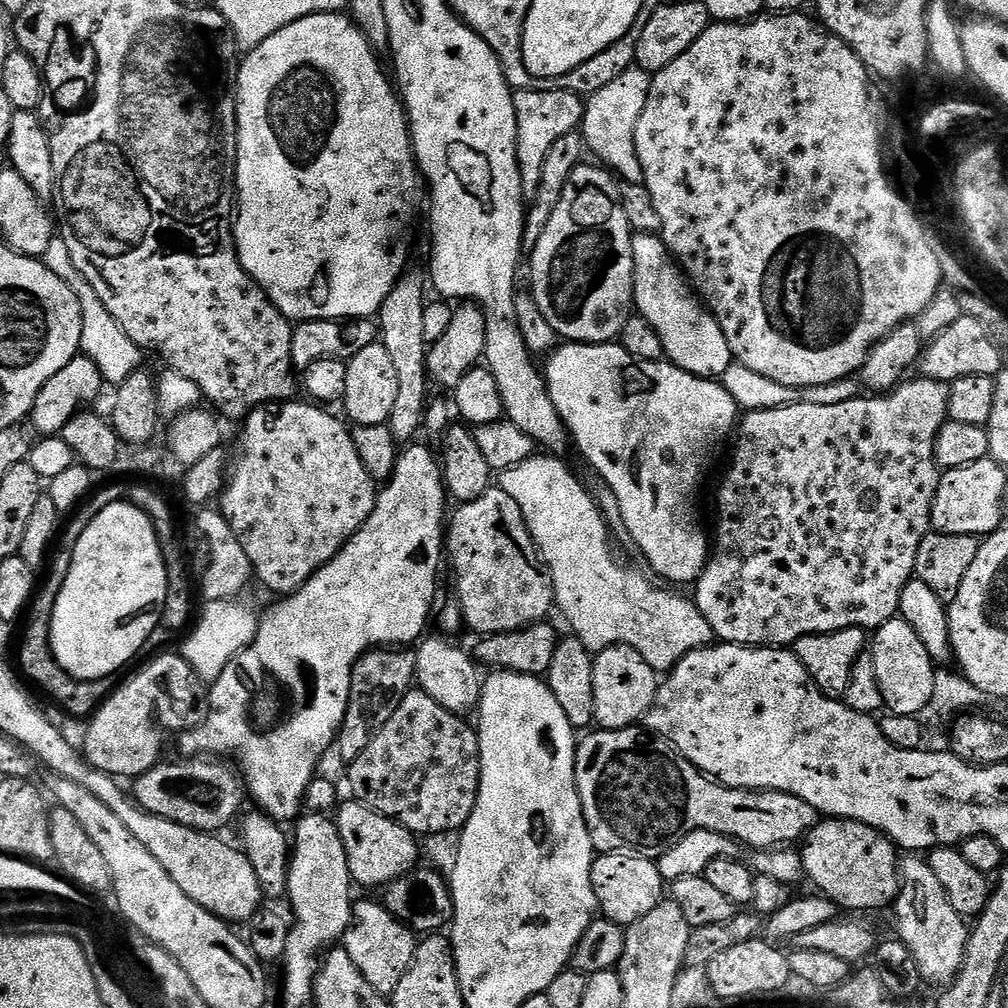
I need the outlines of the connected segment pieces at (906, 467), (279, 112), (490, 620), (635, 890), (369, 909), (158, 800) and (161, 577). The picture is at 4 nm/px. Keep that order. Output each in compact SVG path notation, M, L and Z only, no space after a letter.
M908 378L899 386L892 389L891 392L880 395L873 395L872 400L863 400L857 398L850 402L838 402L838 406L782 406L774 410L754 410L753 412L744 412L739 417L738 427L734 432L734 441L736 440L736 449L732 452L732 465L728 468L728 473L724 476L724 481L720 484L720 489L716 492L716 508L720 511L720 517L716 520L716 536L714 532L714 543L710 548L708 565L700 575L700 579L694 585L694 599L698 610L702 610L702 618L710 622L710 630L717 641L726 644L742 644L745 646L792 646L795 645L798 638L809 636L810 634L826 634L827 632L837 632L847 628L862 628L865 630L875 630L880 628L887 620L897 619L902 602L902 590L914 579L916 574L916 563L918 562L918 546L922 546L922 538L932 527L932 507L934 506L934 494L938 490L938 482L942 475L942 469L936 462L934 454L934 442L938 438L938 430L948 419L948 384L942 380L925 380L923 378Z
M323 12L322 14L314 14L313 16L302 18L290 26L278 30L278 34L270 34L270 38L266 38L266 42L262 42L257 48L251 49L245 56L248 57L245 60L243 57L236 74L236 190L238 193L238 207L234 212L234 235L236 237L236 252L240 255L240 265L255 278L258 286L272 299L276 309L293 322L303 322L305 320L358 320L375 317L379 313L382 302L386 302L386 294L390 294L390 290L394 290L396 281L404 275L409 267L408 252L404 249L403 238L400 237L400 224L410 223L416 216L416 207L420 204L422 173L412 151L412 137L408 130L408 113L404 111L403 99L398 95L389 73L388 76L384 73L384 68L380 65L381 57L376 49L370 46L370 42L362 34L362 30L358 30L356 23L347 15L338 12Z
M493 486L486 490L486 494L482 494L482 498L478 498L474 502L466 502L459 505L455 509L457 512L451 513L450 519L446 524L446 560L452 563L452 576L456 579L456 596L460 606L460 613L464 615L464 624L472 632L477 632L477 637L483 638L493 636L494 634L502 634L503 632L519 632L525 628L530 628L534 624L538 624L549 619L548 611L553 611L556 595L552 589L552 579L548 577L548 569L543 560L540 558L540 552L536 549L536 544L532 541L530 530L526 526L526 522L522 518L522 510L518 506L518 502L514 502L514 498L510 498L510 494L506 494L499 486Z
M627 851L597 855L592 862L592 885L603 919L621 926L638 922L638 918L650 914L650 910L654 910L654 906L658 906L666 896L666 881L660 873L659 863Z
M360 899L353 903L352 921L344 932L342 947L350 954L354 966L362 970L362 978L366 978L380 996L391 998L394 990L398 990L398 982L402 982L402 974L406 974L414 958L417 943L417 933L394 919L383 903Z
M188 759L192 760L180 760L177 764L161 762L146 774L135 777L133 784L136 785L130 788L131 795L139 807L158 818L166 818L199 832L219 833L219 828L226 827L236 815L241 815L240 807L246 801L242 777L227 759Z
M133 504L106 506L82 530L82 538L74 546L66 582L62 582L58 602L54 602L48 638L58 666L74 680L115 677L119 668L126 667L143 650L152 631L161 627L167 589L168 567L152 519Z

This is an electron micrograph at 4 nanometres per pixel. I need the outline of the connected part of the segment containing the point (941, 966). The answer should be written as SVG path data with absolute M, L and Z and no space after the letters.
M908 854L900 861L900 892L894 901L898 939L909 948L920 971L921 981L947 986L960 972L966 954L970 924L950 906L942 882L934 875L927 859Z

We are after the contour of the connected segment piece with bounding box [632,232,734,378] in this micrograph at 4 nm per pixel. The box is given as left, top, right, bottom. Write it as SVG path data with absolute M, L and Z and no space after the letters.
M638 232L632 238L632 303L635 311L662 340L665 357L695 376L723 378L734 363L726 334L712 313L686 286L686 277L659 235Z

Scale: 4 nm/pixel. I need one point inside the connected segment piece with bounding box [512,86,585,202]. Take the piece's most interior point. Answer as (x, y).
(542, 116)

